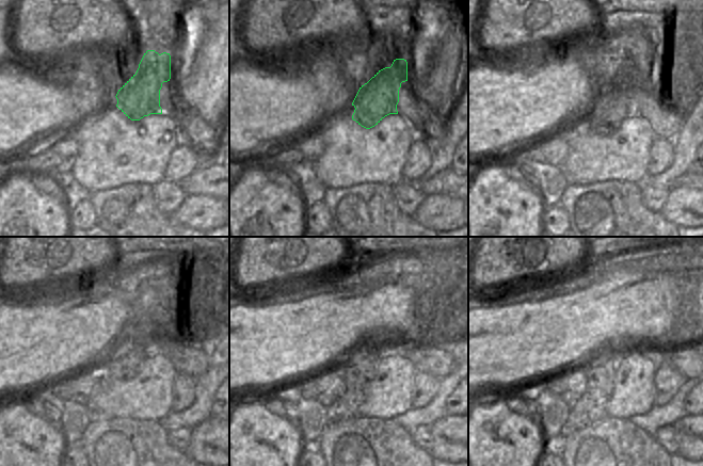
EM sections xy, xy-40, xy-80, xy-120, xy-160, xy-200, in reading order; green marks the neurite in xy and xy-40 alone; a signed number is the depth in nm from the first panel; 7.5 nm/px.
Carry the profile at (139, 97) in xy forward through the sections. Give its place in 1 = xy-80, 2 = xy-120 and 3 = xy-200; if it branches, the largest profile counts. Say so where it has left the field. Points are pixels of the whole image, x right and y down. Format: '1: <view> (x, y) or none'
1: xy-80 (619, 100)
2: xy-120 (125, 359)
3: xy-200 (590, 408)

